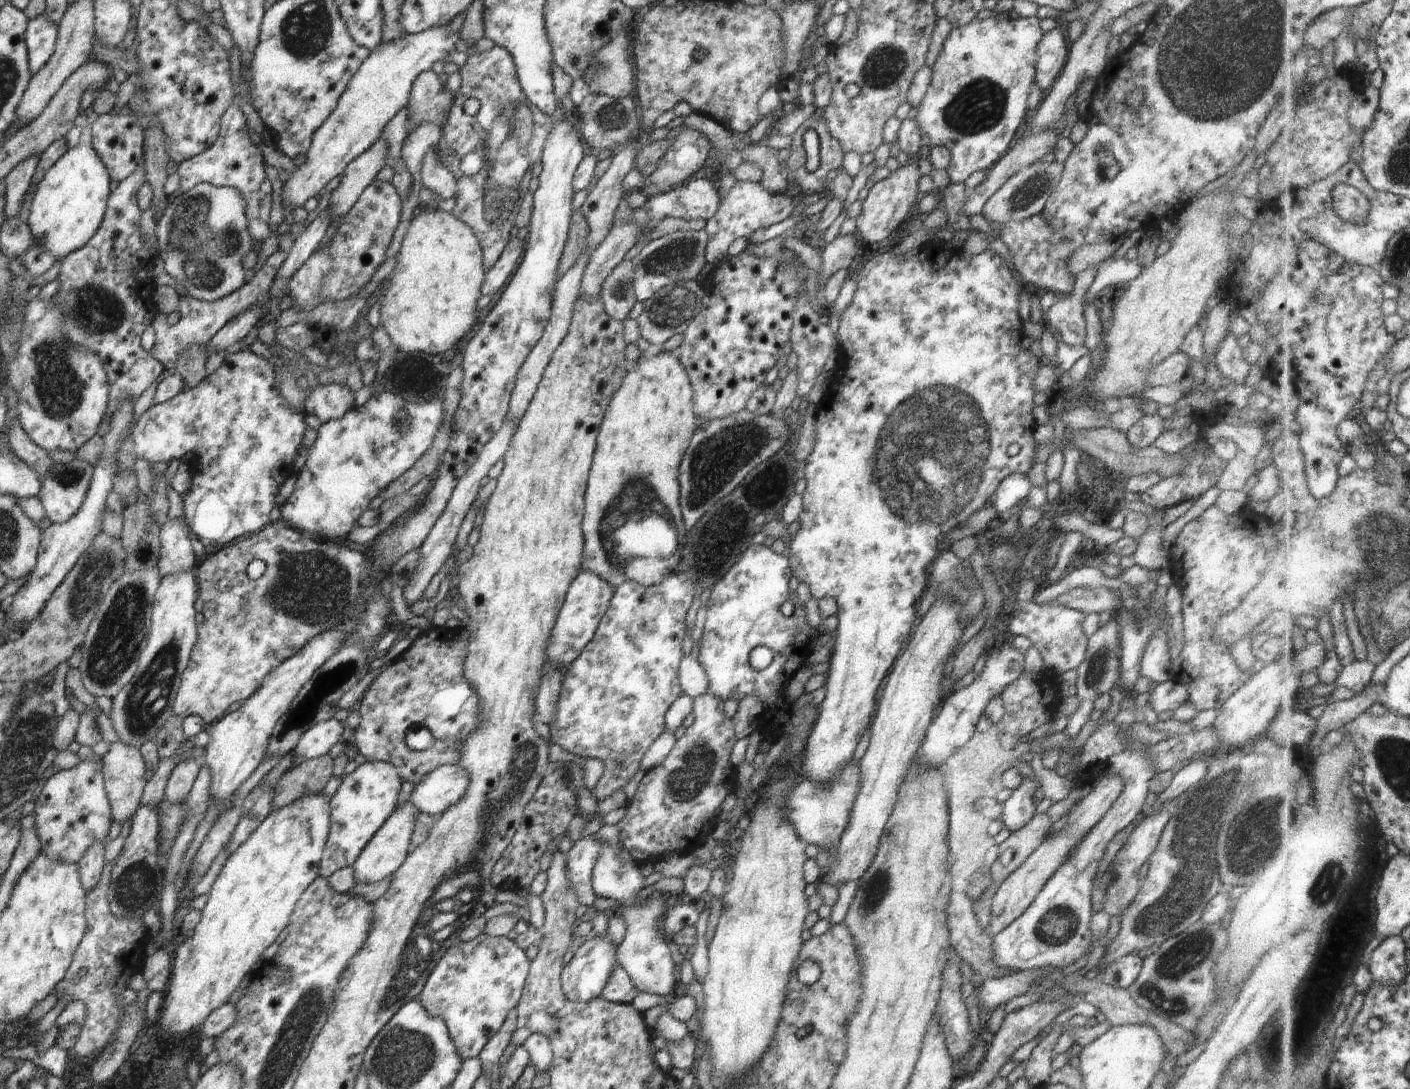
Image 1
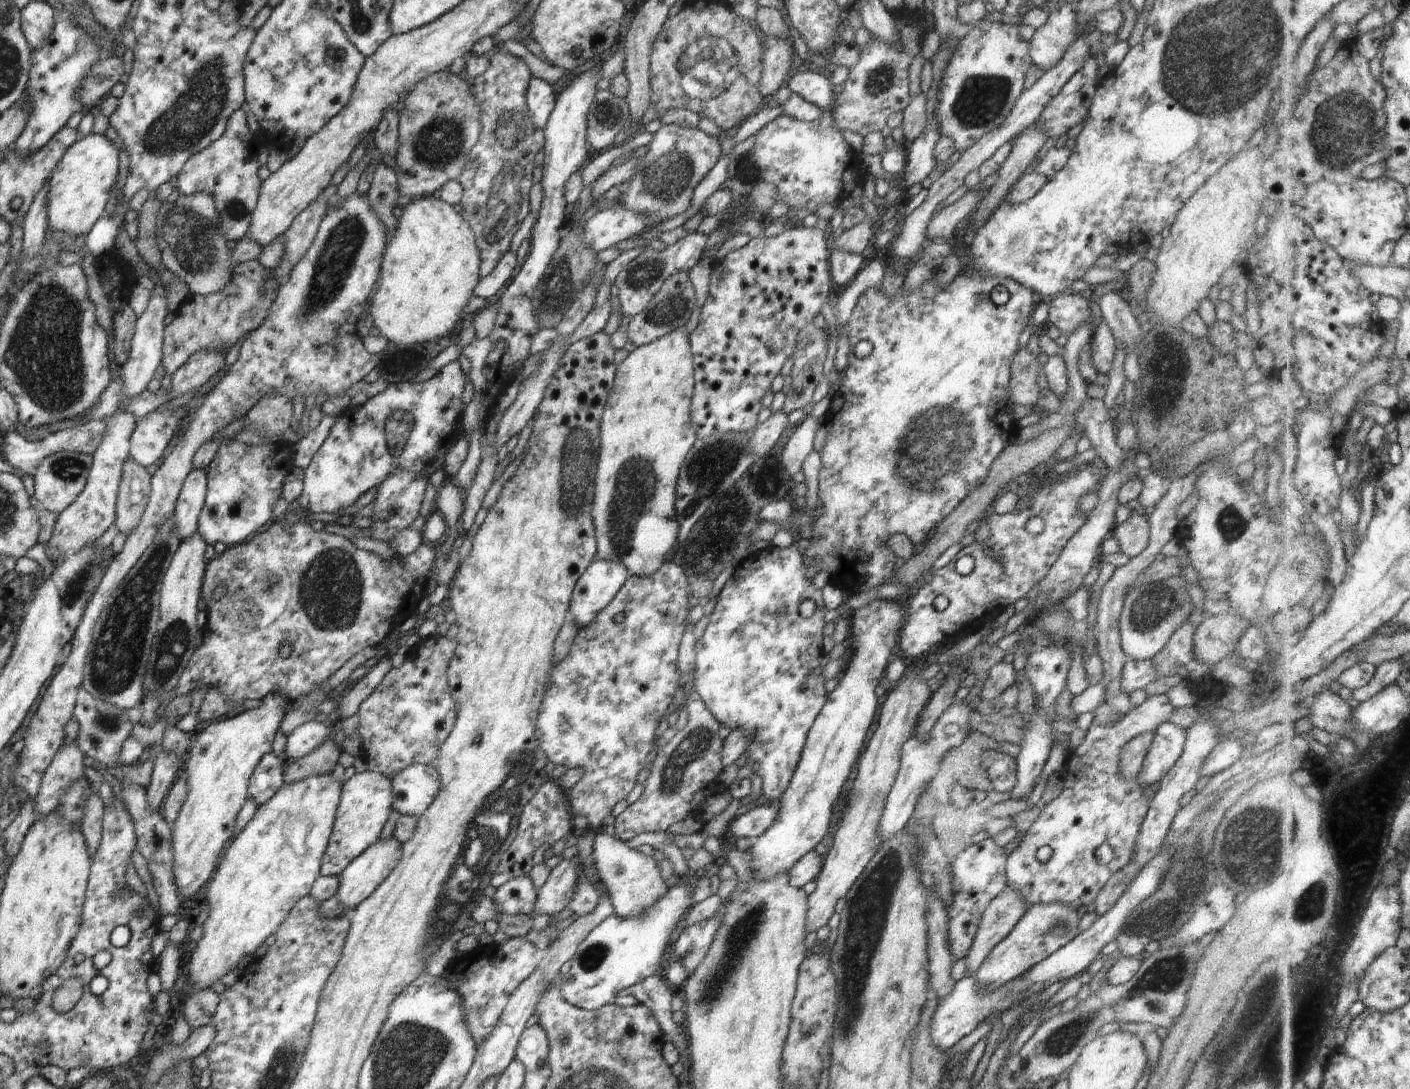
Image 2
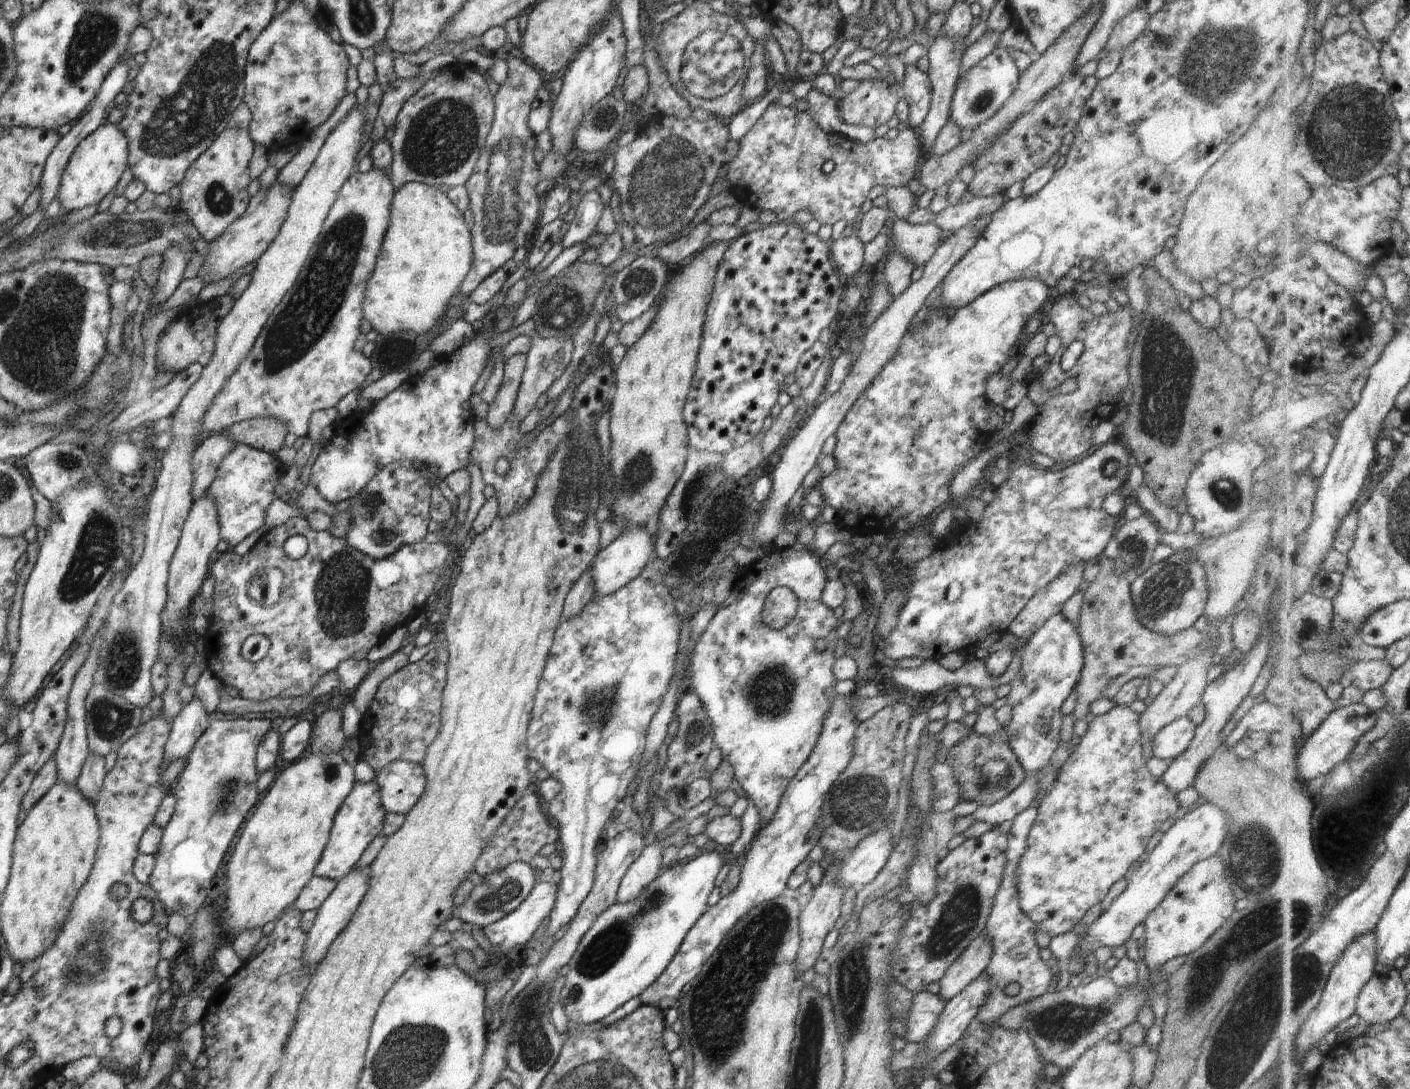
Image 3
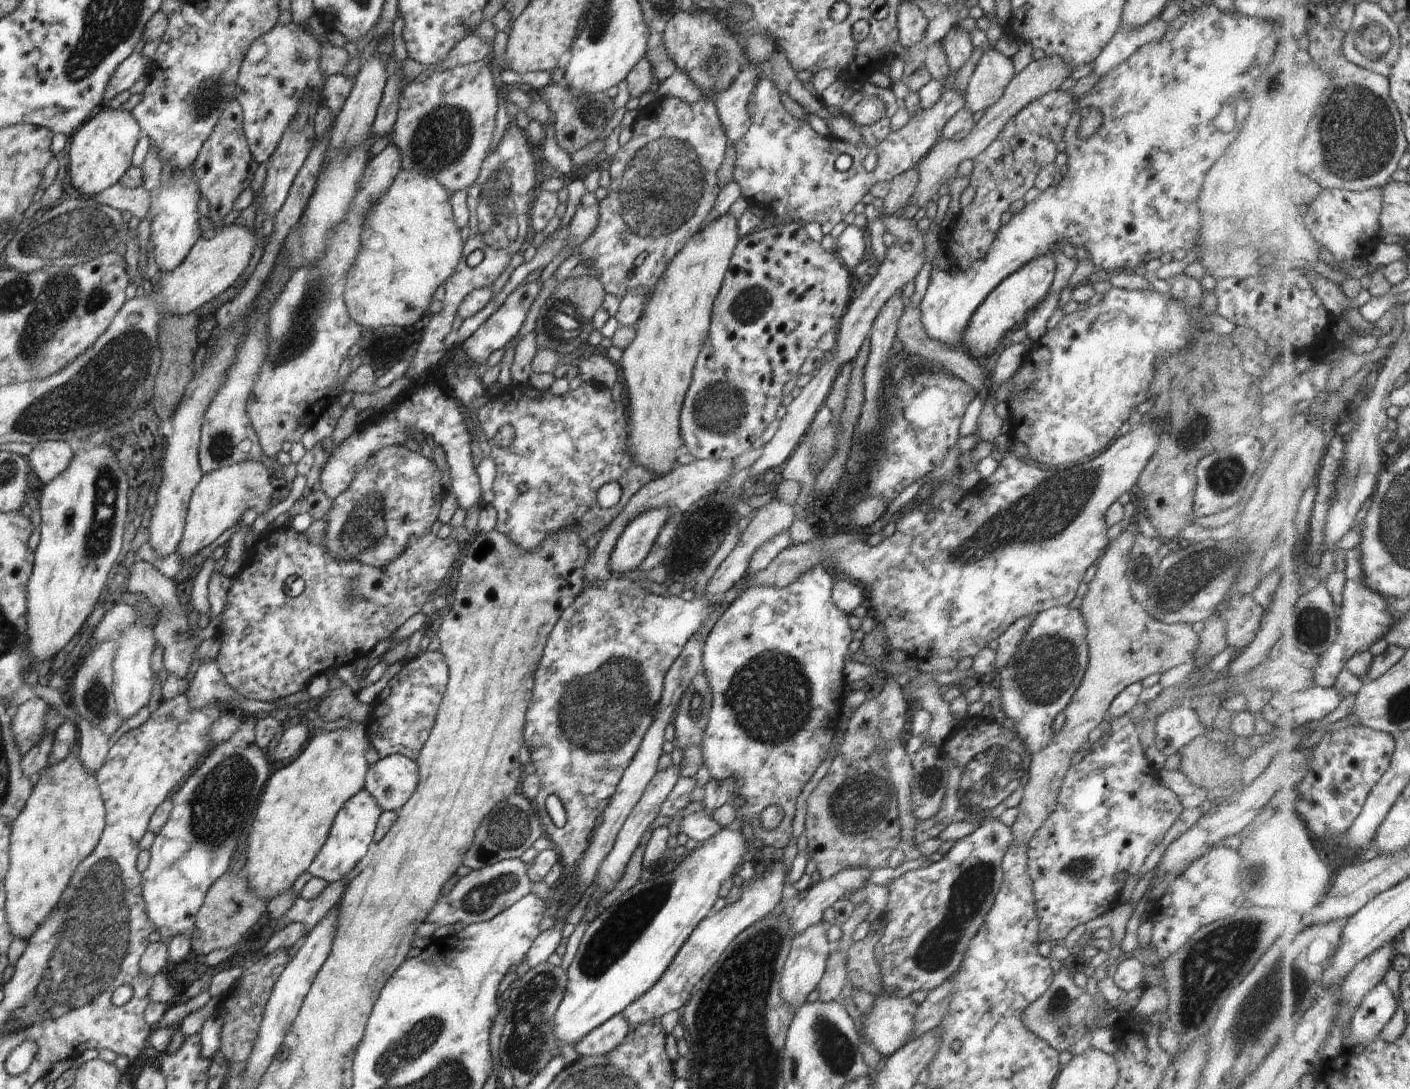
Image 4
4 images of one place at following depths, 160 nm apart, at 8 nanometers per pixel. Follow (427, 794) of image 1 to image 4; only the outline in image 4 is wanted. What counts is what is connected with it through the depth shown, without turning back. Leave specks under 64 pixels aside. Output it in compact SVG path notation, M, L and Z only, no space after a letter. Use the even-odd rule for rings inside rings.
M390 755L367 768L366 789L382 811L402 808L419 781L418 765L404 755Z

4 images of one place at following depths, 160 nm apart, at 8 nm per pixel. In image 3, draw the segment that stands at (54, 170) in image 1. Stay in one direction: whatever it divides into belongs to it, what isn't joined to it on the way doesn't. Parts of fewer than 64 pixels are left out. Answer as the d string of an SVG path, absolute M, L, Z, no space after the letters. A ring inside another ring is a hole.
M106 121L95 132L84 138L70 156L57 191L62 213L99 204L106 195L115 192L124 171L128 168L128 154L128 140L118 124Z

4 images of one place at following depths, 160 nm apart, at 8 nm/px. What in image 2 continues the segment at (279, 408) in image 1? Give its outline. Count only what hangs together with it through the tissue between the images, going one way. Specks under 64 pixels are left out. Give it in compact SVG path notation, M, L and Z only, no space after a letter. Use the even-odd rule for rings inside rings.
M181 407L166 408L139 418L129 439L131 459L144 467L154 464L172 440L172 436L179 434L178 428L187 414L187 410ZM224 439L216 457L209 462L206 502L198 518L197 530L208 545L224 542L227 547L249 540L274 520L272 511L286 476L294 468L293 446L287 443L248 446Z

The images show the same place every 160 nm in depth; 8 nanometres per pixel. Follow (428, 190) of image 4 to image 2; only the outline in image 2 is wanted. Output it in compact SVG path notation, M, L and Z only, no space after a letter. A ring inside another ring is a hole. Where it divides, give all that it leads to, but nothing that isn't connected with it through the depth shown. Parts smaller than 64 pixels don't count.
M437 195L413 197L410 204L400 206L397 215L398 226L381 260L380 284L371 300L370 316L380 335L388 341L410 345L436 342L458 332L462 311L481 279L478 276L480 255L475 236L462 214Z

